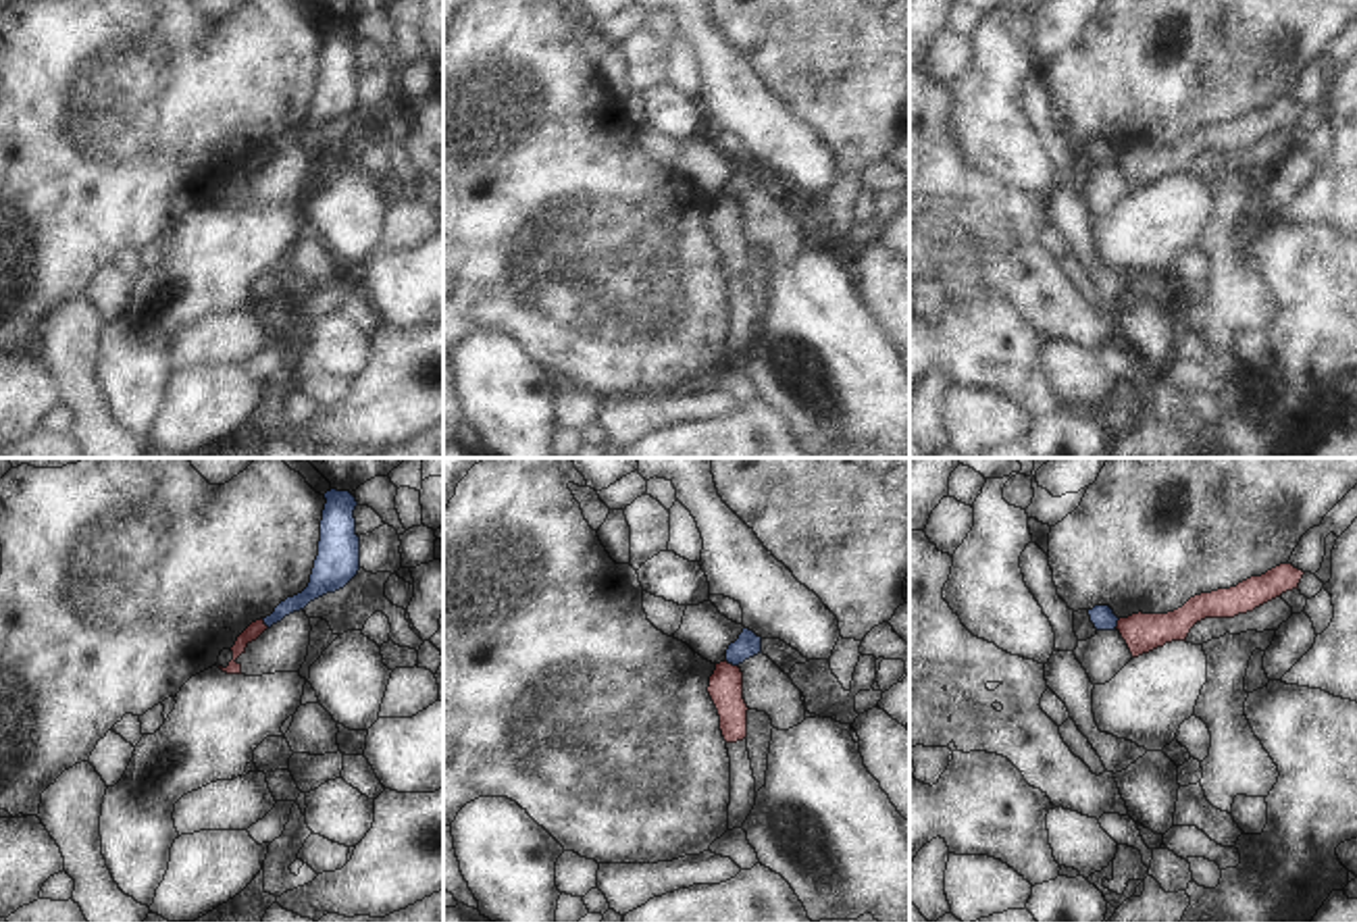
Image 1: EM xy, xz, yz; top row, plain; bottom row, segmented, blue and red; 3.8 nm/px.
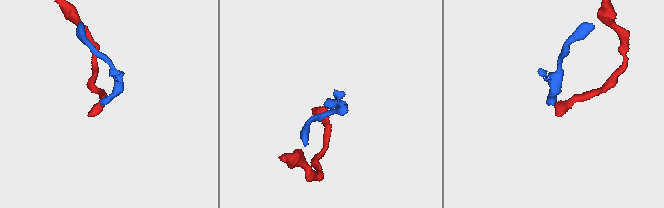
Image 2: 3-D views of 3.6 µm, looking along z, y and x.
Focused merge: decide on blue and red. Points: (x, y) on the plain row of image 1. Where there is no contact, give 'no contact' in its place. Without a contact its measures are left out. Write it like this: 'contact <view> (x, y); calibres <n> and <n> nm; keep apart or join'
contact xz (731, 196); calibres 90 and 130 nm; keep apart

